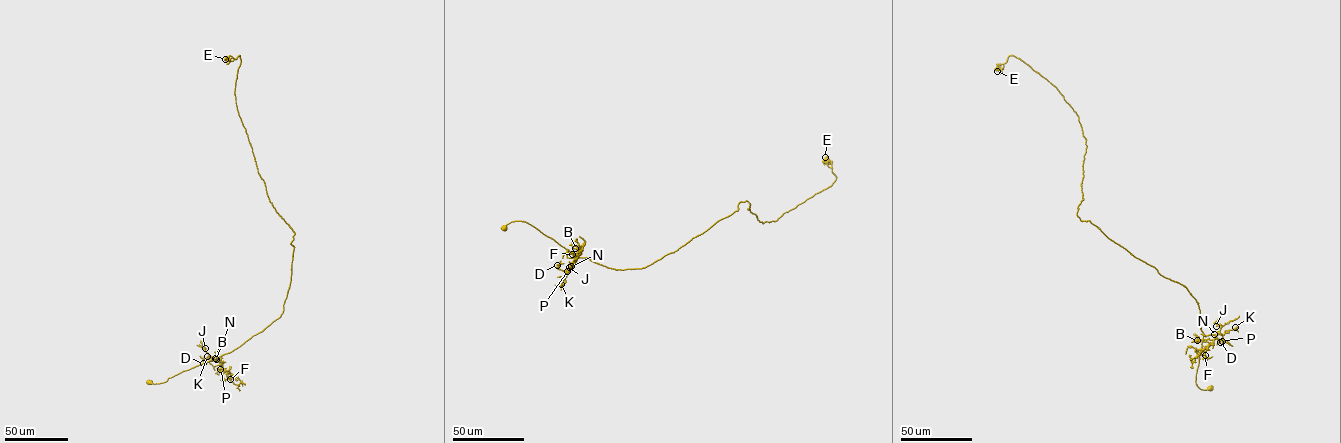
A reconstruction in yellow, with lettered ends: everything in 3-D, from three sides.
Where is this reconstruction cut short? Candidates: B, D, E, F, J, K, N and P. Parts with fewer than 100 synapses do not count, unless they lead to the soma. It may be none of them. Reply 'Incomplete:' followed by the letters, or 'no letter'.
Incomplete: N

